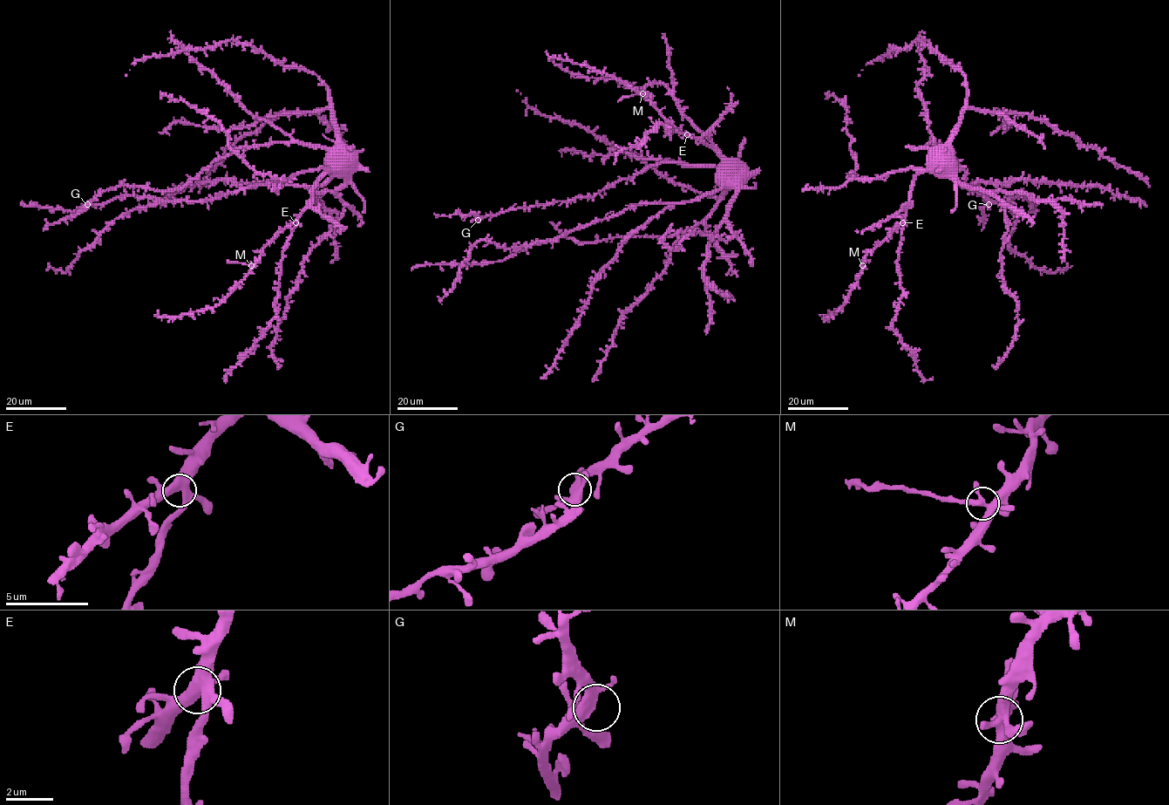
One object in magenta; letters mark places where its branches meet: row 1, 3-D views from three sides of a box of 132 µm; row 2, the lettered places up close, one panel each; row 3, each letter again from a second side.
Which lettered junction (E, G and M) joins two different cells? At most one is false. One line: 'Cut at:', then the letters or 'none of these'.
Cut at: M

